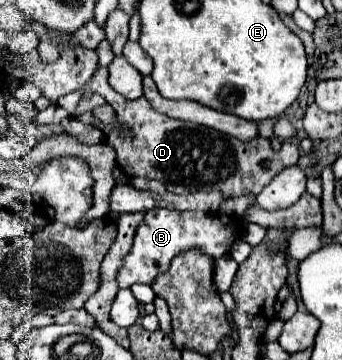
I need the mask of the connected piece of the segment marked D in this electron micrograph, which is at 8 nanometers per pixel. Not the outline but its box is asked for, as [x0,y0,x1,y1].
[58,67,300,199]

